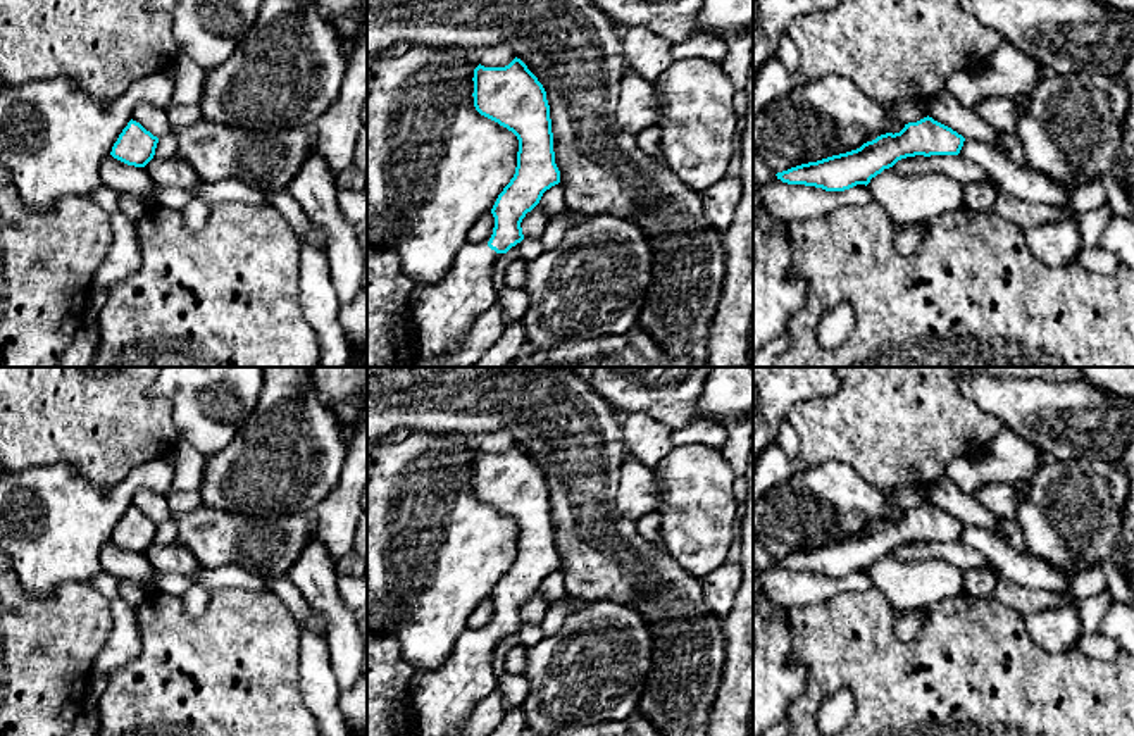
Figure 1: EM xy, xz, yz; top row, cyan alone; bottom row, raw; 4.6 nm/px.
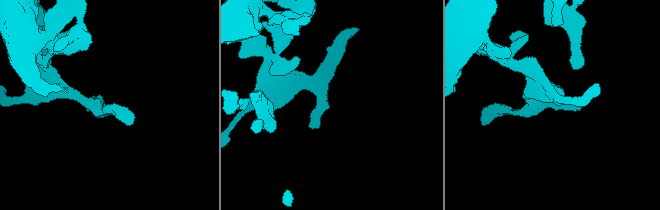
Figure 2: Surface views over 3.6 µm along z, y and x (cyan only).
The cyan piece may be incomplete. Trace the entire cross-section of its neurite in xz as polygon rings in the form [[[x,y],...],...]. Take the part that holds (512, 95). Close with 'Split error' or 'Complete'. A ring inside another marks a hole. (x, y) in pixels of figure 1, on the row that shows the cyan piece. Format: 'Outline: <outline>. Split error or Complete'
Outline: [[[517,57],[505,67],[484,67],[479,64],[474,69],[472,81],[476,110],[517,136],[517,167],[514,178],[498,195],[491,209],[495,228],[489,241],[465,243],[455,253],[443,283],[415,284],[410,293],[408,331],[417,360],[421,362],[436,362],[457,352],[477,317],[498,303],[498,293],[493,286],[493,265],[496,257],[507,253],[524,240],[520,228],[522,219],[539,203],[546,190],[560,183],[546,91],[527,65]]]. Split error

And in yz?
Outline: [[[927,115],[905,124],[900,133],[881,134],[857,150],[801,164],[776,176],[788,184],[844,191],[857,184],[867,186],[872,178],[907,157],[958,155],[963,141],[962,134]]]. Complete

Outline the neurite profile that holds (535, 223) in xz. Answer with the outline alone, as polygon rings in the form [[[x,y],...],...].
[[[536,205],[520,222],[524,238],[539,240],[548,224],[548,217],[539,205]]]

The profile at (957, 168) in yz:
[[[915,155],[898,160],[893,165],[894,172],[905,178],[920,176],[929,172],[941,172],[963,186],[970,183],[989,183],[994,188],[998,184],[984,172],[982,167],[958,155]]]

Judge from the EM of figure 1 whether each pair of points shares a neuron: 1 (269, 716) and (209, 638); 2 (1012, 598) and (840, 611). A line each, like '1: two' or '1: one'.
1: one
2: two

